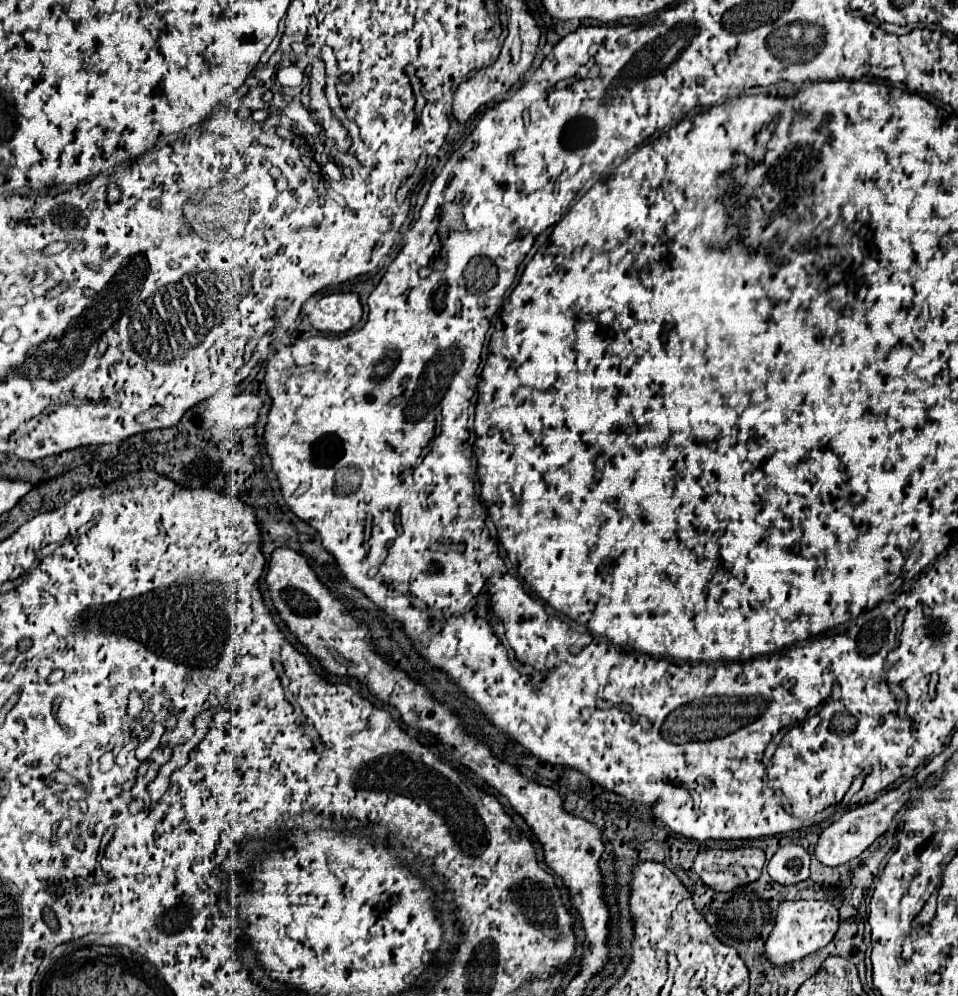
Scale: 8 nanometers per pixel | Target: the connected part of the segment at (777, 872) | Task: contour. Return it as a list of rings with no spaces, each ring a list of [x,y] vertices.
[[[798,844],[780,846],[768,862],[768,874],[778,884],[796,884],[810,876],[810,854]]]

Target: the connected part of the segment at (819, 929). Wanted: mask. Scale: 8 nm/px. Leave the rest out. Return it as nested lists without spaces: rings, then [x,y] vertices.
[[[796,900],[796,902],[782,902],[776,910],[774,930],[770,932],[764,944],[764,956],[774,966],[784,966],[790,962],[798,962],[808,954],[824,948],[836,934],[839,925],[839,912],[827,901]]]

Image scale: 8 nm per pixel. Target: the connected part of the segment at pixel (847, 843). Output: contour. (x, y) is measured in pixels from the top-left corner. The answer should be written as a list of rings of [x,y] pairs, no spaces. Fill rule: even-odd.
[[[904,782],[902,786],[884,792],[882,796],[878,796],[874,802],[864,804],[860,808],[854,808],[850,812],[846,812],[840,820],[836,820],[834,824],[830,824],[818,838],[814,856],[818,858],[818,862],[822,862],[824,866],[840,866],[844,862],[854,860],[856,856],[860,856],[878,836],[882,836],[892,818],[896,816],[896,812],[910,800],[910,782]]]

